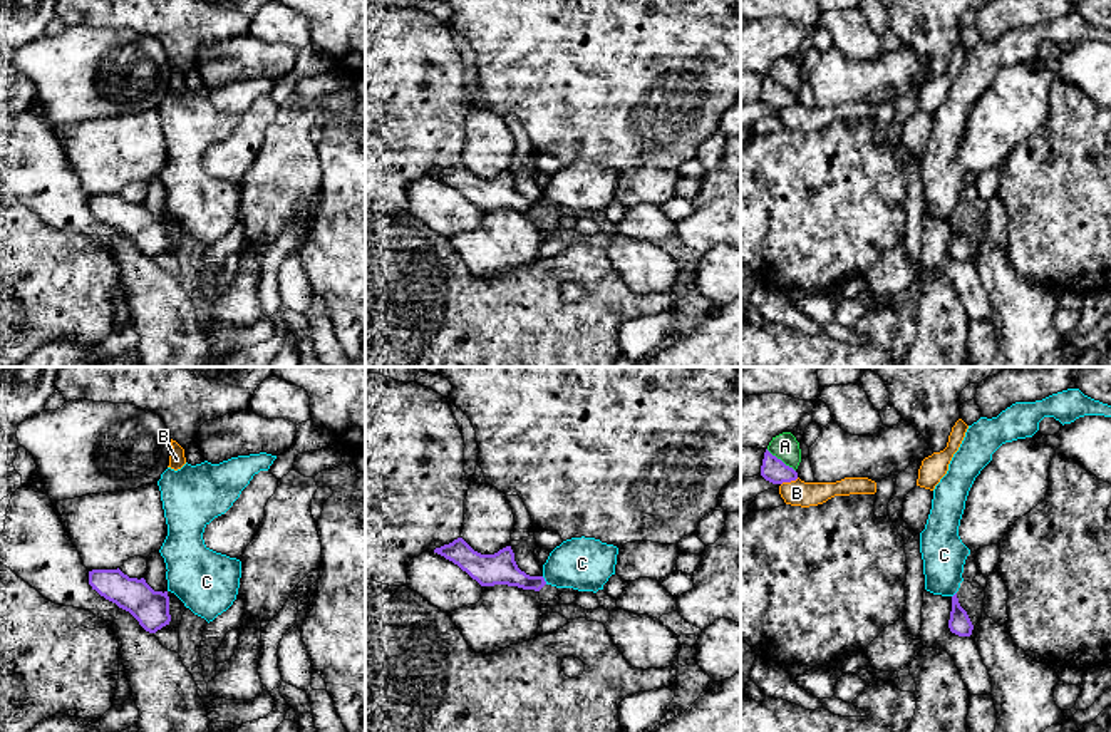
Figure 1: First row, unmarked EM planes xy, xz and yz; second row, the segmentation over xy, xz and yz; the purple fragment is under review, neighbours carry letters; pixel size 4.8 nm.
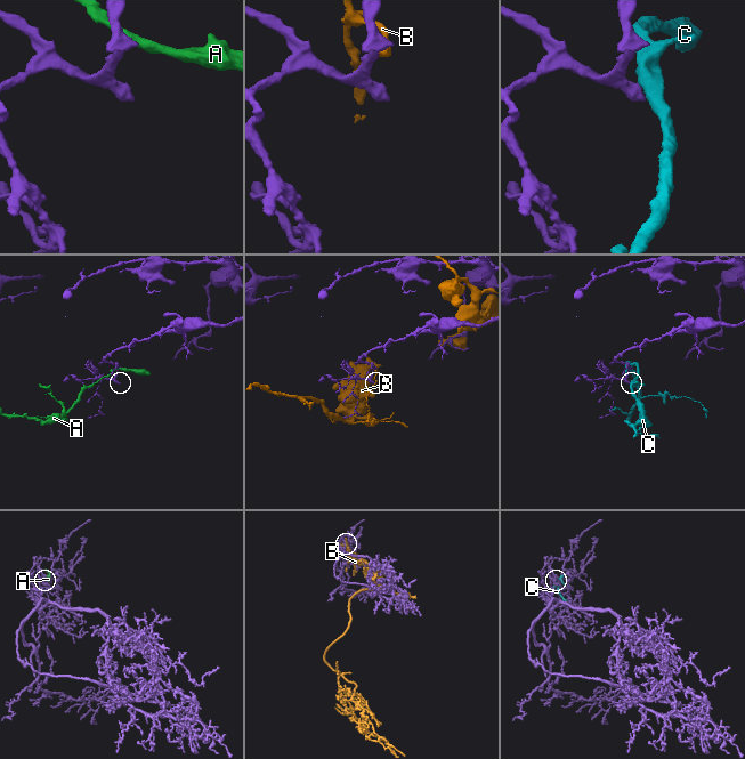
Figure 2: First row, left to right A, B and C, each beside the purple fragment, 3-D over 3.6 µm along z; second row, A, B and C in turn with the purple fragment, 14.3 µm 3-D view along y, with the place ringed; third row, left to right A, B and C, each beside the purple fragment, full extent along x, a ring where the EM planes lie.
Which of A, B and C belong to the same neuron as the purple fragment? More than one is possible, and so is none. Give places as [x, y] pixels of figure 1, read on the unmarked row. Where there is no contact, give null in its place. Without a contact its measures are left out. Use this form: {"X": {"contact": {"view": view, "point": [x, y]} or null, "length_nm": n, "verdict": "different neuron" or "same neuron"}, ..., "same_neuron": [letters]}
{"A": {"contact": {"view": "yz", "point": [780, 84]}, "length_nm": 180, "verdict": "different neuron"}, "B": {"contact": {"view": "yz", "point": [790, 106]}, "length_nm": 90, "verdict": "different neuron"}, "C": {"contact": {"view": "xz", "point": [543, 205]}, "length_nm": 50, "verdict": "different neuron"}, "same_neuron": []}

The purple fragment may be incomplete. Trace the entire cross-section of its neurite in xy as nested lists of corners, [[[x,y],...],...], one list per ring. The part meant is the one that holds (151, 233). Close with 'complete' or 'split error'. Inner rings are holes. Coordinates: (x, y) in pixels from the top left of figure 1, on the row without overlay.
[[[119,193],[92,194],[89,209],[101,221],[129,236],[149,258],[156,258],[171,246],[168,216],[154,216],[144,203],[129,203]]]; complete

